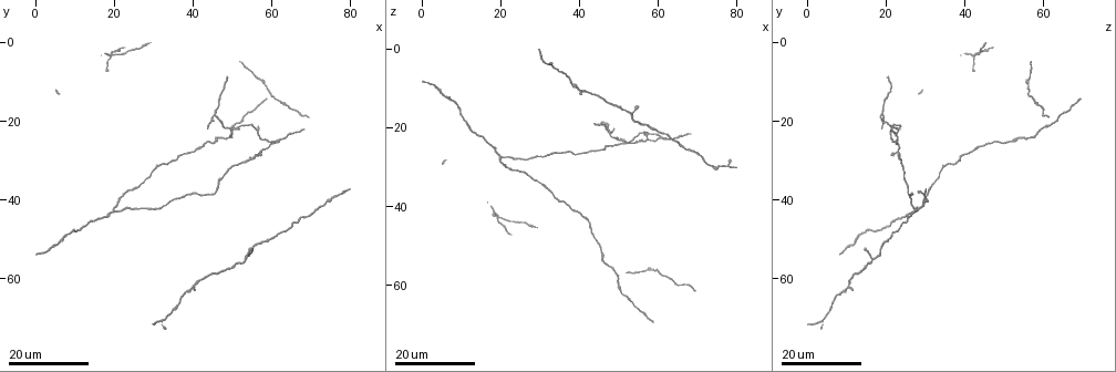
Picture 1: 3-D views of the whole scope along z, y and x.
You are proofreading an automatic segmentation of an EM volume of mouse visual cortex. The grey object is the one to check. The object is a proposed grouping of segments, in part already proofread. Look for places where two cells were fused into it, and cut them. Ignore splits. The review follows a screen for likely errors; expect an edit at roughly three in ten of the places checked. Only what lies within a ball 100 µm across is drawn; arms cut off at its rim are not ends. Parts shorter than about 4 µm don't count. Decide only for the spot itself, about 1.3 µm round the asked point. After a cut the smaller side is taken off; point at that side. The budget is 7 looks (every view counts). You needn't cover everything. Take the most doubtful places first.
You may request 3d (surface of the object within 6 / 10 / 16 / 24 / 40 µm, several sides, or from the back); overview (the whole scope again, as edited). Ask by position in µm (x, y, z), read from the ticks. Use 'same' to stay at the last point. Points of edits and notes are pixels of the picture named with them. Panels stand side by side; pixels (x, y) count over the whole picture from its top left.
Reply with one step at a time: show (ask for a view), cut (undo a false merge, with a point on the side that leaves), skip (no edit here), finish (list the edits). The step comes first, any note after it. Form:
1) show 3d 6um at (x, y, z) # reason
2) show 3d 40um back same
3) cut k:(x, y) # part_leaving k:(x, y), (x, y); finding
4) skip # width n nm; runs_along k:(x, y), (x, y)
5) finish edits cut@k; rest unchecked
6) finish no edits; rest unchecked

show 3d 24um at (21.0, 43.0, 27.5) # branch point

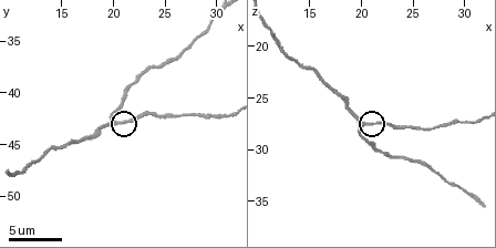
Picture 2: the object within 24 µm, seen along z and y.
show 3d 10um at (20.6, 43.0, 27.4) # closer look

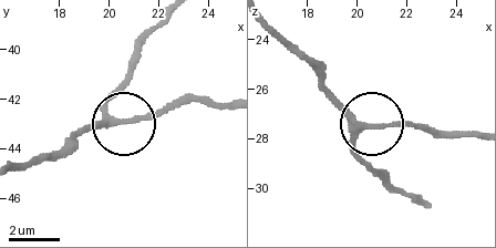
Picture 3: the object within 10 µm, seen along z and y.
show 3d 10um back at (20.5, 42.9, 27.5)

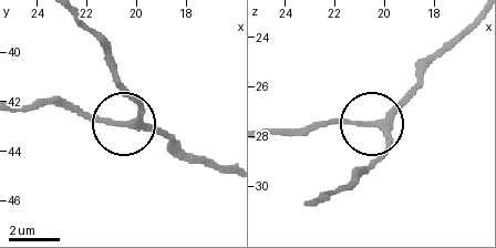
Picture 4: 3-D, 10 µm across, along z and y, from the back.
skip # width 220 nm; runs_along 4:(76, 21), (137, 109), (125, 123), (176, 140); continuous, no second cell

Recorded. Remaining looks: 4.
show 3d 24um at (60.5, 25.5, 22.0) # two arms in line, one across

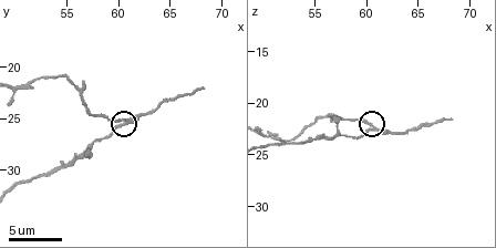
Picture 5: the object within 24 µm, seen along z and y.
show 3d 10um at (60.8, 25.2, 22.2)

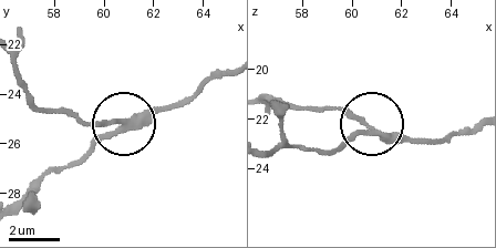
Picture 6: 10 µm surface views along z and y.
cut 6:(103, 120) # part_leaving 6:(134, 117), (85, 124), (41, 109), (18, 66); two cells meet here

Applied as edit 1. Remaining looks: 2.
show 3d 24um at (56.5, 28.0, 23.0)

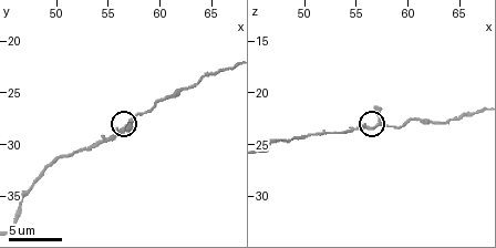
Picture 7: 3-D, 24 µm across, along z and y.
show 3d 10um same

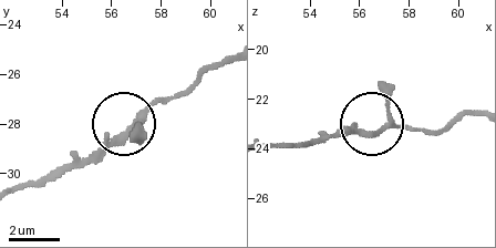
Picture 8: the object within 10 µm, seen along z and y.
skip # arms 3; runs_along 8:(21, 189), (47, 186), (84, 165), (177, 94); one cell here

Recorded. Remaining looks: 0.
finish edits cut@6; rest unchecked

